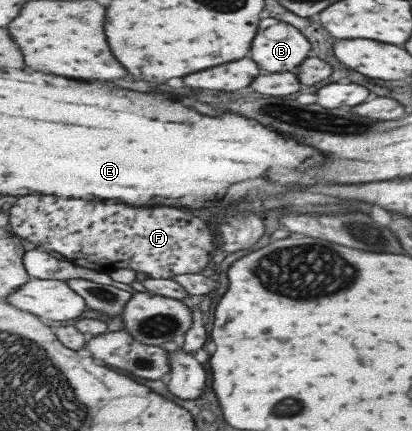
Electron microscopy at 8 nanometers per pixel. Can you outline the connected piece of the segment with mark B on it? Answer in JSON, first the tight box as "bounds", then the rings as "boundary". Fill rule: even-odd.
{"bounds":[252,18,312,72],"boundary":[[[276,18],[260,24],[252,58],[270,72],[294,72],[312,52],[310,40],[296,26]]]}

